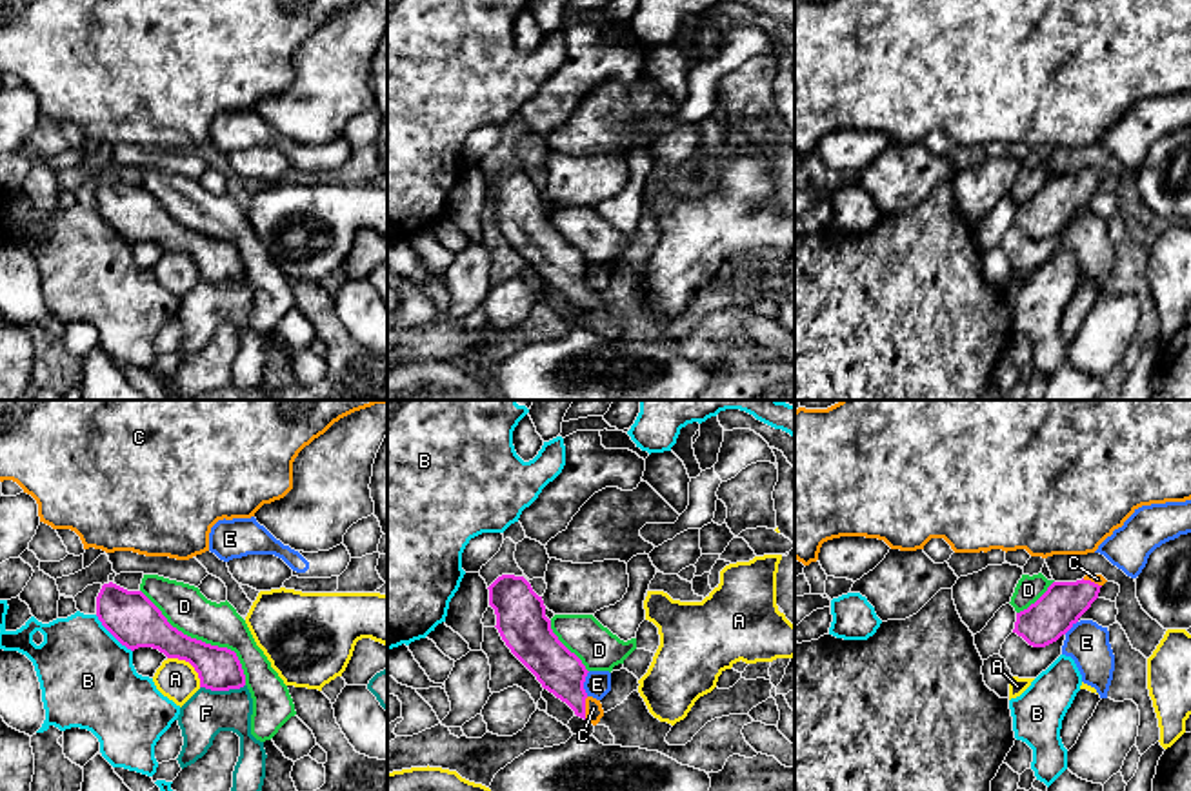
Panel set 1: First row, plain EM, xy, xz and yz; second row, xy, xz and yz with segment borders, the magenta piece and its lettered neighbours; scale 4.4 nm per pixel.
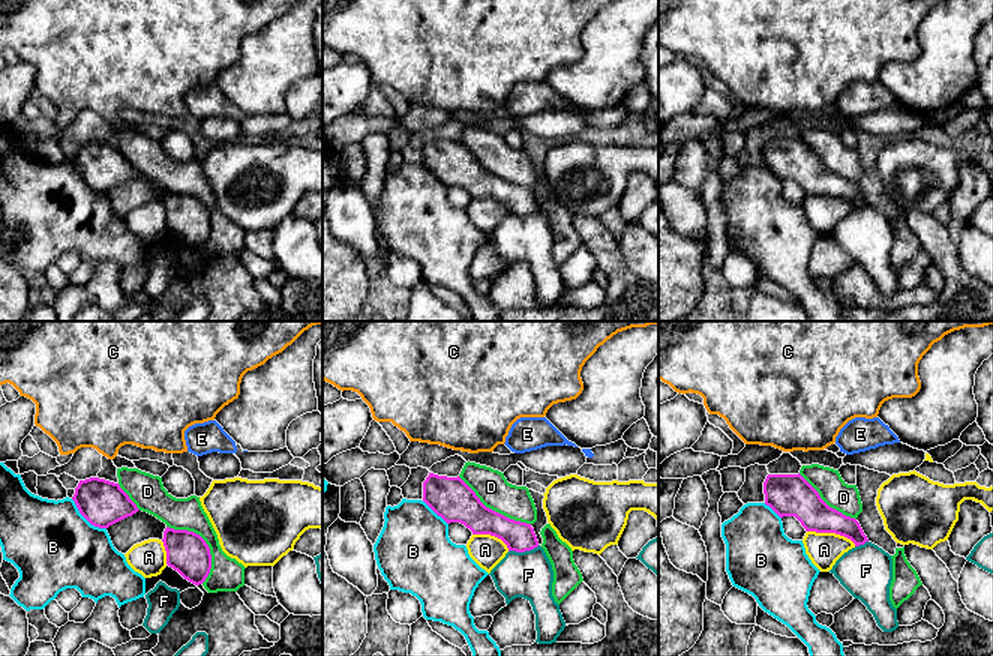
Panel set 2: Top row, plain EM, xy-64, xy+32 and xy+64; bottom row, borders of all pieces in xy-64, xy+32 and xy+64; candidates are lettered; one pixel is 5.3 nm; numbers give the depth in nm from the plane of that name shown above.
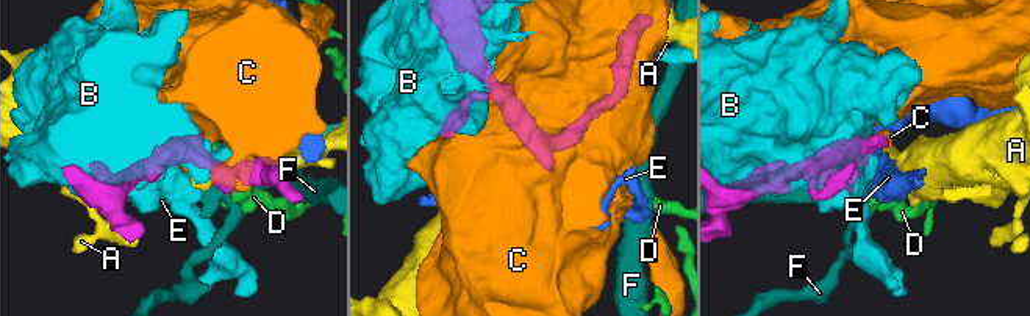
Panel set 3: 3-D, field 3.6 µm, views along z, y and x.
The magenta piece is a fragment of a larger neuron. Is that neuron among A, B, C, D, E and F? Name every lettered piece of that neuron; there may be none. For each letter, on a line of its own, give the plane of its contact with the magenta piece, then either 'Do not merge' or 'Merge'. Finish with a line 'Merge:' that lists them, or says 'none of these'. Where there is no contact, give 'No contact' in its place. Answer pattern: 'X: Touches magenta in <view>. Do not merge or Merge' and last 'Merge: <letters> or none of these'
A: Touches magenta in xy. Do not merge
B: Touches magenta in xy. Do not merge
C: Touches magenta in xz. Merge
D: Touches magenta in xy. Do not merge
E: Touches magenta in xz. Do not merge
F: Touches magenta in xy. Do not merge
Merge: C

